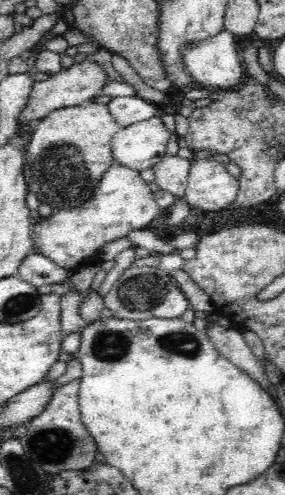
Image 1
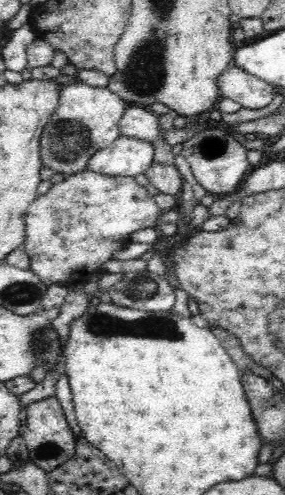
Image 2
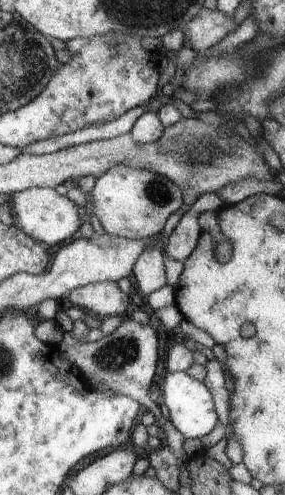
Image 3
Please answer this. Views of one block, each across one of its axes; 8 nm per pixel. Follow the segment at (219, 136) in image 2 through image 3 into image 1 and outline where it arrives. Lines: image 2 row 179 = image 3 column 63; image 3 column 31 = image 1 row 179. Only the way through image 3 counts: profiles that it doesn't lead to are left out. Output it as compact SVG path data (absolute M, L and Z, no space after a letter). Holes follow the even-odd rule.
M204 156L192 158L190 174L188 174L188 190L186 190L186 196L184 196L184 200L192 208L200 208L202 214L224 210L226 206L230 206L236 200L238 192L240 192L240 184L238 184L238 178L234 178L228 172L228 162L220 162L220 160L204 158Z

